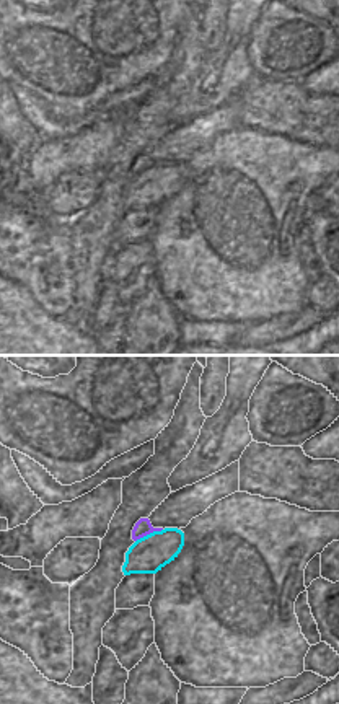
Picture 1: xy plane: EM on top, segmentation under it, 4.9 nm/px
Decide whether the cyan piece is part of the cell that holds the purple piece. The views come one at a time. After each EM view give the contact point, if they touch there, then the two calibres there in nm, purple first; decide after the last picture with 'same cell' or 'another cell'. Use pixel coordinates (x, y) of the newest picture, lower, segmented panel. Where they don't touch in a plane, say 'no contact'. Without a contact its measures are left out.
meets purple at (149, 533); 80 nm thick on the purple side, 180 nm on the other

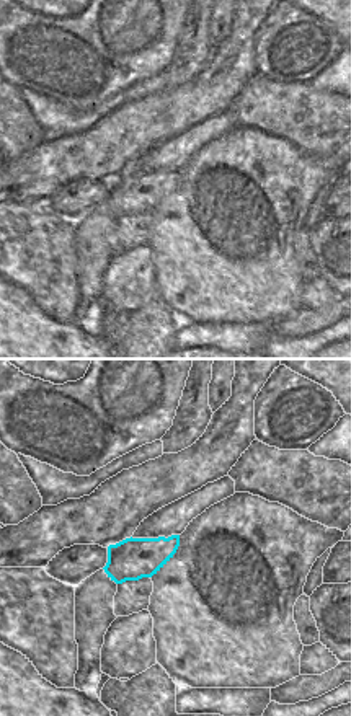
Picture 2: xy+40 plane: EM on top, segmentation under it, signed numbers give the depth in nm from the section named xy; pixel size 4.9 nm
no contact

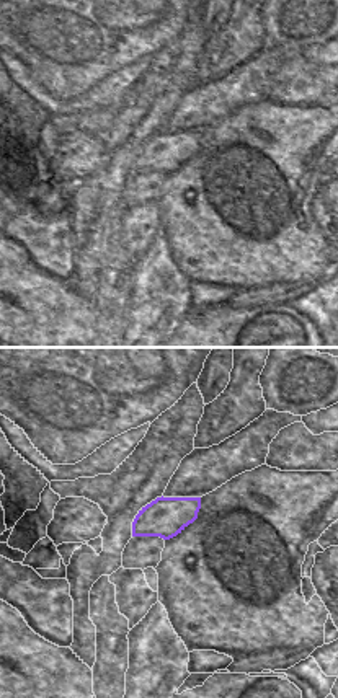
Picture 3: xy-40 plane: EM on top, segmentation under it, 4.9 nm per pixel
no contact

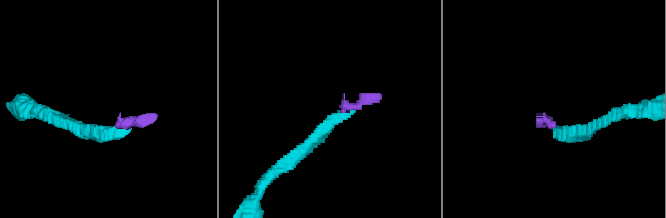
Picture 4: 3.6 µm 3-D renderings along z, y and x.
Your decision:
same cell

